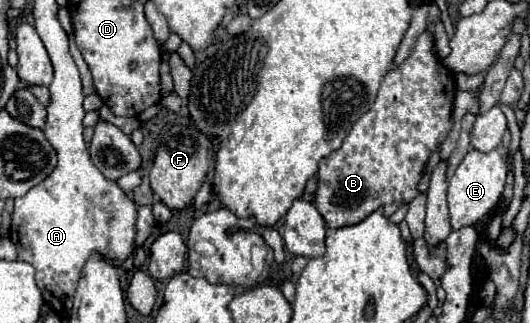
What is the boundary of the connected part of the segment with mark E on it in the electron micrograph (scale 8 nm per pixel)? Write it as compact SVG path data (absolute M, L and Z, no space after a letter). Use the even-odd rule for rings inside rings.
M470 150L464 156L454 176L448 180L448 206L450 206L450 222L454 230L476 224L500 200L506 184L506 174L508 174L506 160L498 150L486 154L478 150Z

